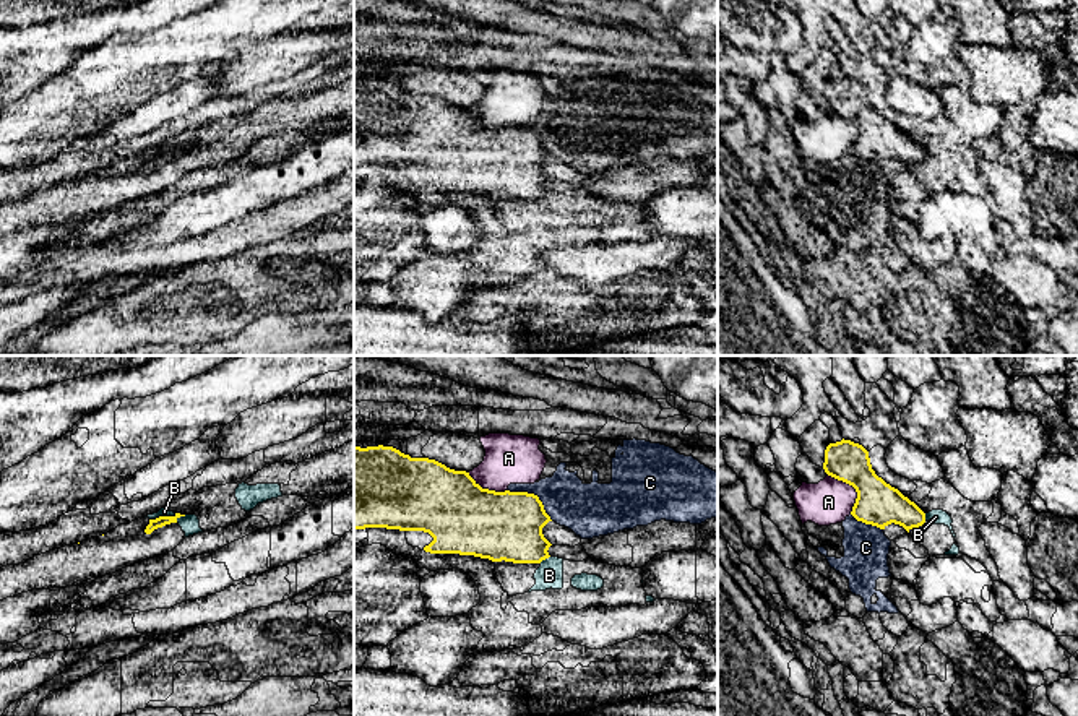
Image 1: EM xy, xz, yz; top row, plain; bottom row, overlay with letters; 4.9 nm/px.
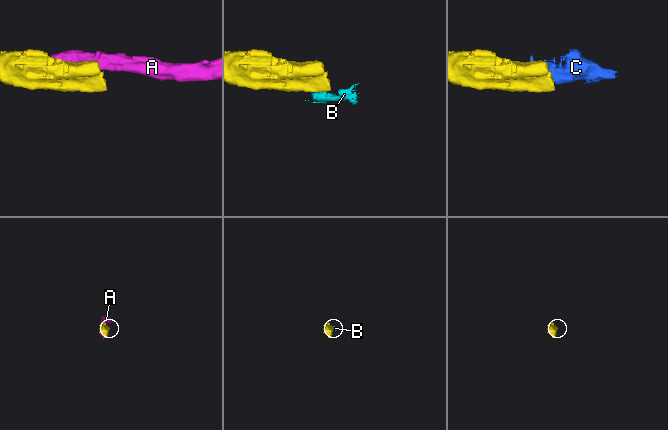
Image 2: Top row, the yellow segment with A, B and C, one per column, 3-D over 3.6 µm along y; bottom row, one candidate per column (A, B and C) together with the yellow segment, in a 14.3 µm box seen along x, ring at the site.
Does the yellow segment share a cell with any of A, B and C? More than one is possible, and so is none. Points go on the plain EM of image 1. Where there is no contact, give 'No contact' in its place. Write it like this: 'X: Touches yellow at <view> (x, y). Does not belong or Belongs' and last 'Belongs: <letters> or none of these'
A: Touches yellow at yz (853, 122). Does not belong
B: Touches yellow at xy (168, 153). Does not belong
C: Touches yellow at xz (533, 130). Does not belong
Belongs: none of these

